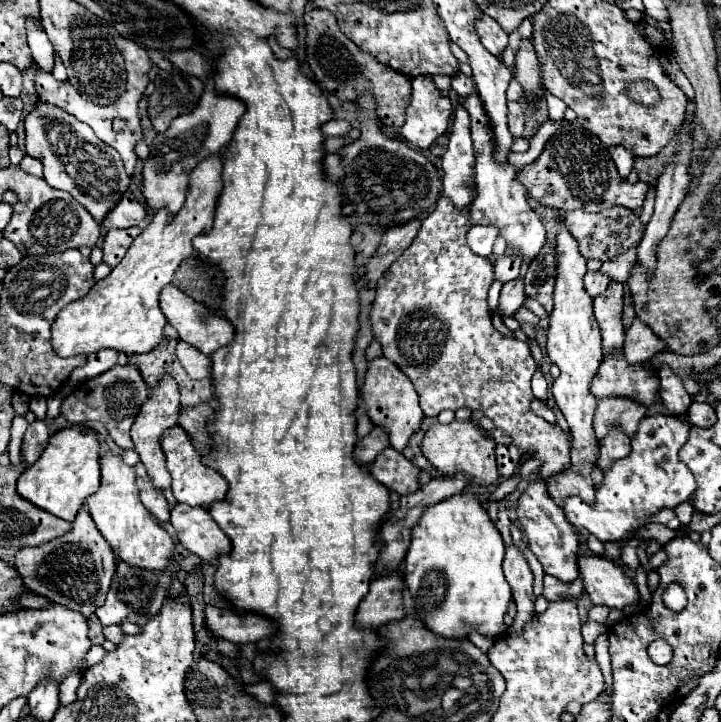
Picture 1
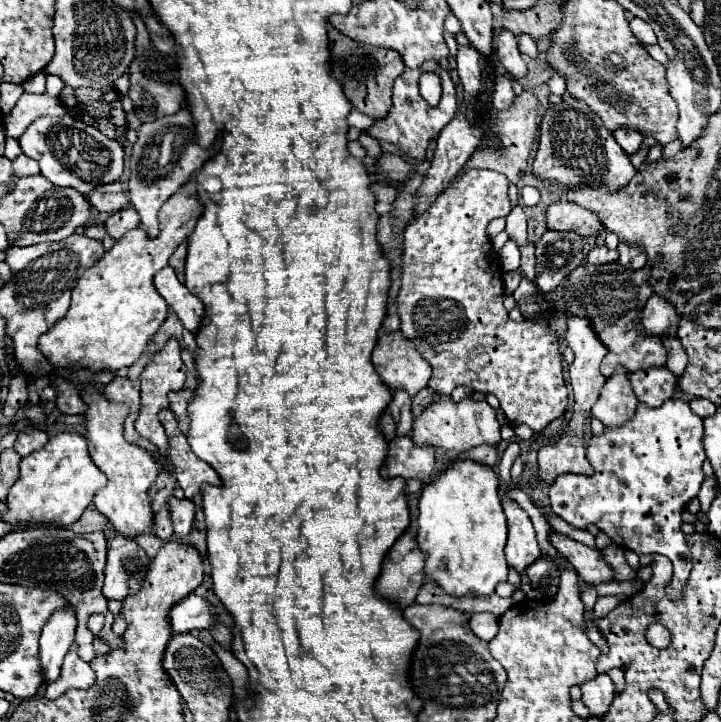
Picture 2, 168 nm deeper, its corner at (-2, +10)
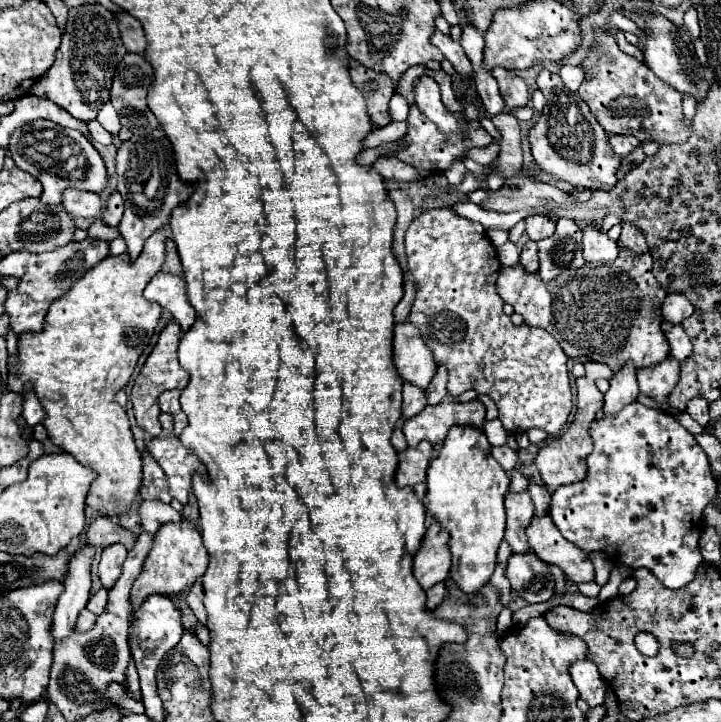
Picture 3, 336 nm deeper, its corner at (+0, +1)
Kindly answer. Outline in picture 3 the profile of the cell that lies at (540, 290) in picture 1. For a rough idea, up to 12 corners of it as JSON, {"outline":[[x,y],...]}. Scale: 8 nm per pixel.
{"outline":[[560,219],[538,241],[540,279],[580,269],[580,227]]}

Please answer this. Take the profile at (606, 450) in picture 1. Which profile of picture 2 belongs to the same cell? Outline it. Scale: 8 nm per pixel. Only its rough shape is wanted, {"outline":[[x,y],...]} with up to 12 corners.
{"outline":[[626,368],[606,380],[592,408],[604,426],[634,416],[638,398]]}

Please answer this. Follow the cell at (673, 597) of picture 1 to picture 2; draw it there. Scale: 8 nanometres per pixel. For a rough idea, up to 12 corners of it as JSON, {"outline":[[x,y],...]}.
{"outline":[[640,402],[590,440],[592,476],[550,506],[620,548],[692,570],[682,512],[704,482],[702,418]]}

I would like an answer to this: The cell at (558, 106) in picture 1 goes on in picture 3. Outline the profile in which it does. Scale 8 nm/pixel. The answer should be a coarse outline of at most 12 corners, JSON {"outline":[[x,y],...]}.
{"outline":[[562,65],[560,79],[570,91],[578,91],[584,81],[582,67]]}

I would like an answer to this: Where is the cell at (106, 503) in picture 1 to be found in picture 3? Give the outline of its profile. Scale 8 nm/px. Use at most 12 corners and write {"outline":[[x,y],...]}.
{"outline":[[108,255],[18,337],[52,443],[98,473],[88,511],[128,515],[142,459],[114,395],[162,315],[140,257]]}

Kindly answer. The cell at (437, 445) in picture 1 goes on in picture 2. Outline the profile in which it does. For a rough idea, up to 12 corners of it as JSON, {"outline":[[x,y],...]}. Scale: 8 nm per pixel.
{"outline":[[486,400],[432,402],[414,444],[470,450],[500,444]]}

